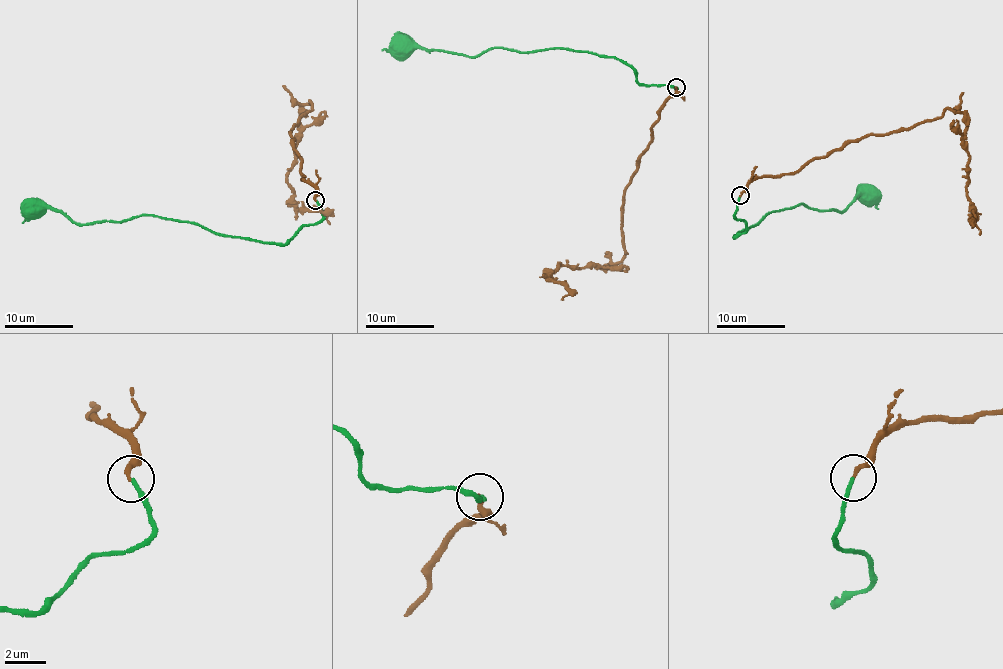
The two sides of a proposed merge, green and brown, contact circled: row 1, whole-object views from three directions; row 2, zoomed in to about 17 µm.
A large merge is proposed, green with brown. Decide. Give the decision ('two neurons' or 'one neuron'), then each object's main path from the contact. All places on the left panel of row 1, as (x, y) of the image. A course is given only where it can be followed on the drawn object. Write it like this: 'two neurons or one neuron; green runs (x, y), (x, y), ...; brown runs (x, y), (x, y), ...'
one neuron; green runs (315, 199), (322, 218), (303, 225), (286, 243), (272, 244), (140, 214), (76, 224), (59, 211), (37, 207); brown runs (315, 199), (290, 133), (310, 112), (310, 101), (288, 184), (295, 204), (322, 209), (330, 224)

